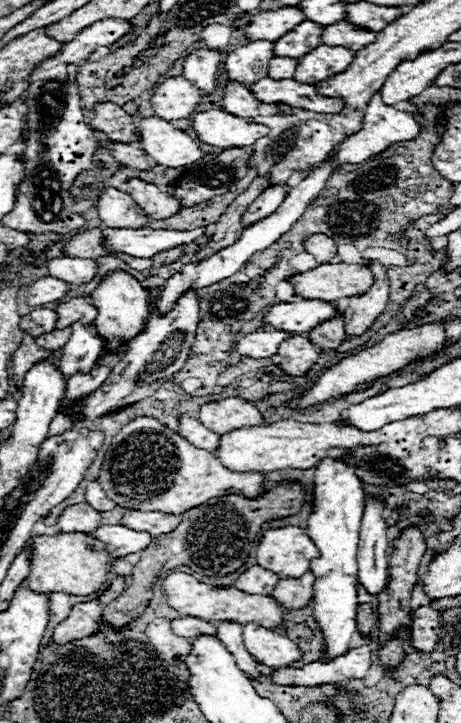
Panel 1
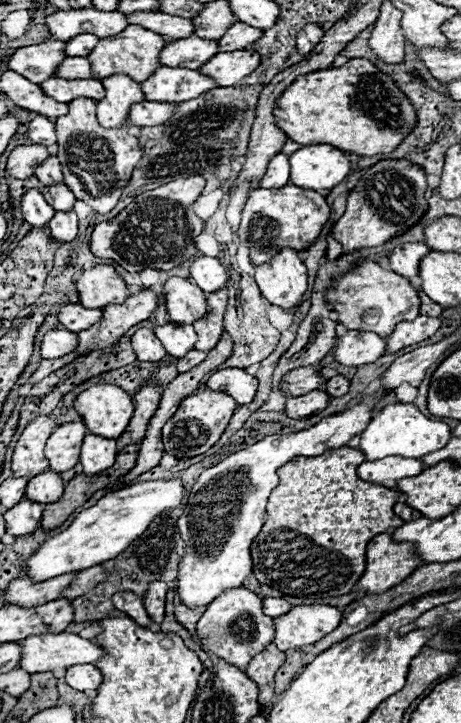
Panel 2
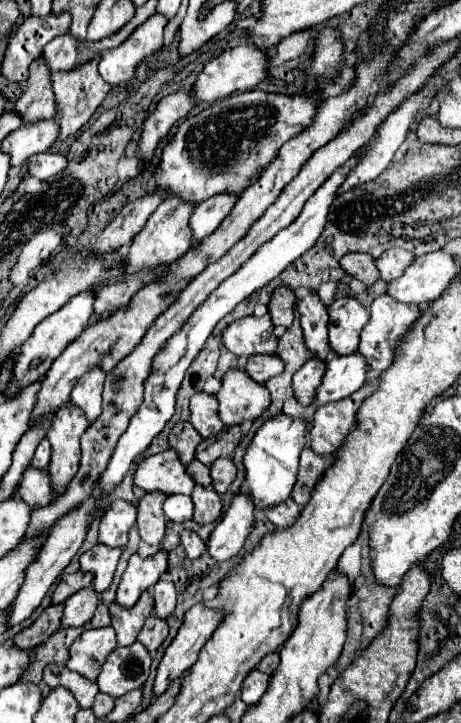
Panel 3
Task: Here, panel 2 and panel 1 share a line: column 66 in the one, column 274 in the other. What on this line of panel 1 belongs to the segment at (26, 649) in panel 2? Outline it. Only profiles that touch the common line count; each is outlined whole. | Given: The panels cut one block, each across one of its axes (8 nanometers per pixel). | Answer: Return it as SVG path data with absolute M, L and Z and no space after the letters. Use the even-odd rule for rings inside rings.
M244 624L242 638L246 650L264 666L280 668L280 666L294 664L300 658L300 648L292 640L264 626Z

